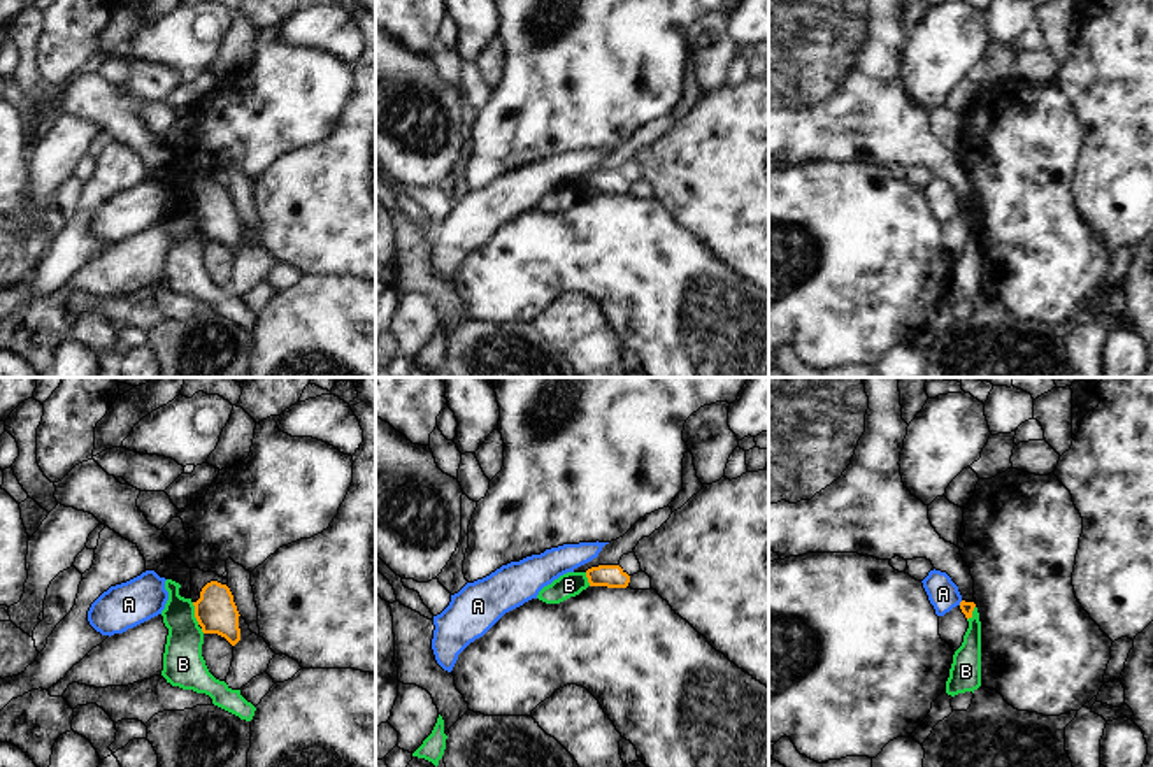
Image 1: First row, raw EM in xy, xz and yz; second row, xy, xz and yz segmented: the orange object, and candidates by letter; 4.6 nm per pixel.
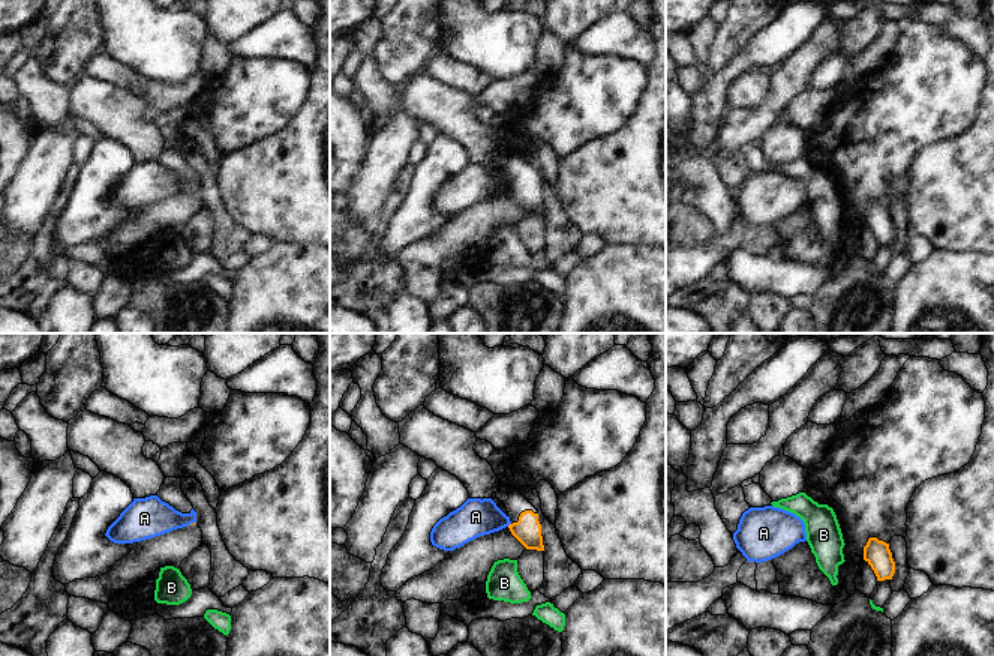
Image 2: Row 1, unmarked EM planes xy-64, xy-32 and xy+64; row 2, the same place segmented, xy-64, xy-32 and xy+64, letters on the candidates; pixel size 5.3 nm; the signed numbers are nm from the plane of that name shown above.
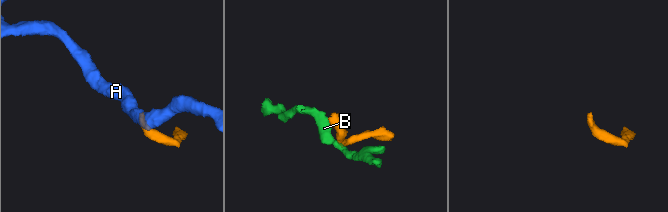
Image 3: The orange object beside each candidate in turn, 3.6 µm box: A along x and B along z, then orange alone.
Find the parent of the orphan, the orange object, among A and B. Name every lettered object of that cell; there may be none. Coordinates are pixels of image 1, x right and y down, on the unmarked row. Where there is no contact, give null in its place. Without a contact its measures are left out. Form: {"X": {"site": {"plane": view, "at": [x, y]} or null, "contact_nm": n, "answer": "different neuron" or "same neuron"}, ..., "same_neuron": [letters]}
{"A": {"site": {"plane": "yz", "at": [960, 209]}, "contact_nm": 30, "answer": "different neuron"}, "B": {"site": {"plane": "xy", "at": [195, 220]}, "contact_nm": 110, "answer": "different neuron"}, "same_neuron": []}

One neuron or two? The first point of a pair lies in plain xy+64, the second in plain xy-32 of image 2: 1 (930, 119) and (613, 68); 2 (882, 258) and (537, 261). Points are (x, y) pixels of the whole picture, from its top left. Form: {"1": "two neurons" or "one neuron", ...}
{"1": "one neuron", "2": "two neurons"}

